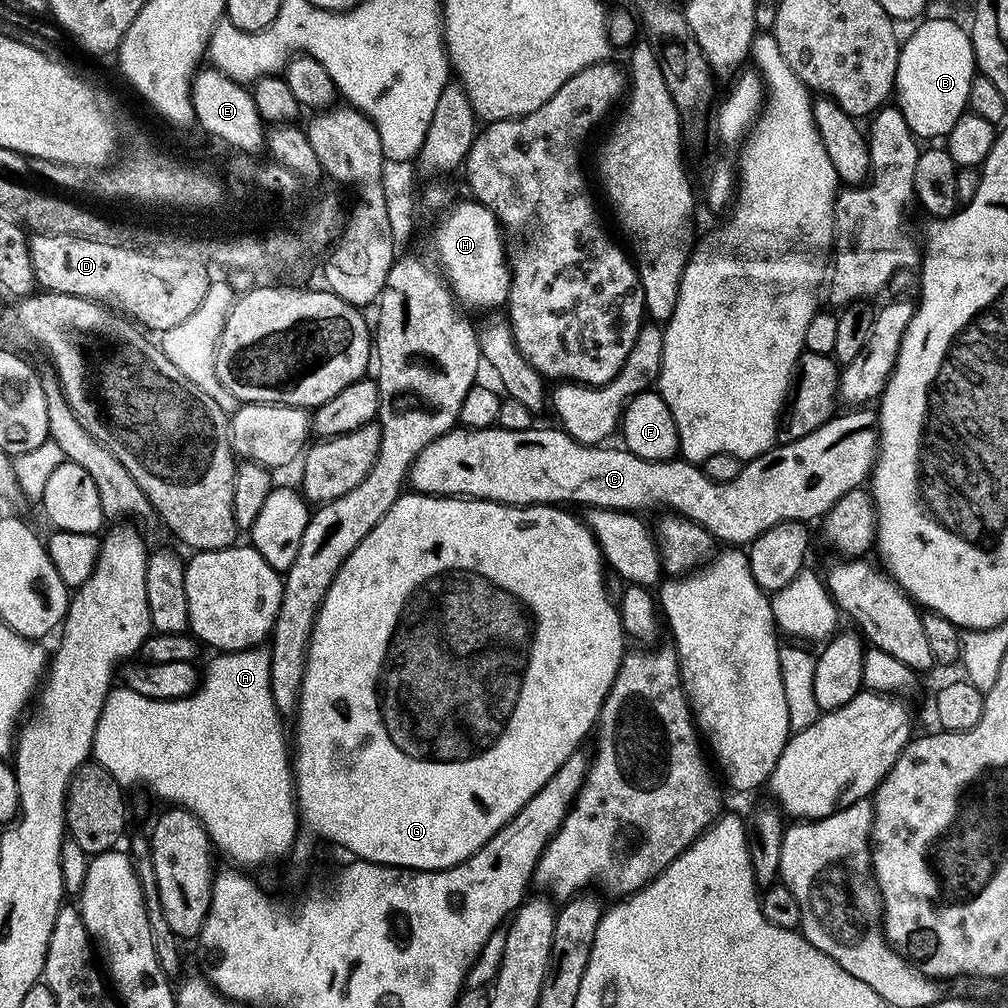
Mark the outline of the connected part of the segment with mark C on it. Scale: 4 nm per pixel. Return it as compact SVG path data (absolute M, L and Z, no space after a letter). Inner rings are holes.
M875 411L872 412L848 412L845 416L841 414L833 415L831 420L827 420L822 426L818 426L818 430L814 430L810 434L806 434L797 440L789 439L788 444L781 443L774 446L768 452L762 453L754 460L749 460L743 465L741 472L732 481L716 481L707 475L703 467L699 463L689 462L683 458L673 458L670 460L643 460L638 458L634 453L625 450L623 447L608 448L609 446L593 446L591 444L583 444L578 442L567 432L556 428L539 428L533 426L526 430L510 430L499 426L491 426L486 428L470 428L467 426L457 426L451 432L442 434L434 442L427 444L420 451L416 461L412 463L408 470L407 483L413 484L417 493L426 496L450 496L453 498L467 498L470 500L493 500L499 504L515 504L523 506L526 504L554 504L557 506L576 506L572 504L584 504L588 508L619 508L621 510L641 510L640 508L664 508L669 513L685 516L688 520L692 520L696 524L700 524L704 529L712 535L717 541L725 540L728 546L747 546L753 540L770 530L774 526L778 526L782 522L790 522L791 520L799 520L801 522L819 521L828 511L835 506L843 495L861 487L871 477L872 469L876 467L876 457L880 450L880 433L878 431L878 416Z

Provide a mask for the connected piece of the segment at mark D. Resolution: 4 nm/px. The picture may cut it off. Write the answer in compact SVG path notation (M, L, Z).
M33 235L30 240L30 255L32 258L32 267L34 269L35 279L49 293L60 293L62 295L72 295L91 298L97 302L103 302L108 306L115 306L125 317L131 318L137 325L143 326L145 329L153 328L156 334L163 334L172 327L186 322L188 318L199 308L199 304L206 298L206 292L210 281L210 274L207 270L205 261L200 258L190 256L191 254L183 254L178 258L173 256L155 256L144 254L142 249L123 248L122 246L104 246L98 241L90 241L86 238L74 238L73 236L37 236Z

